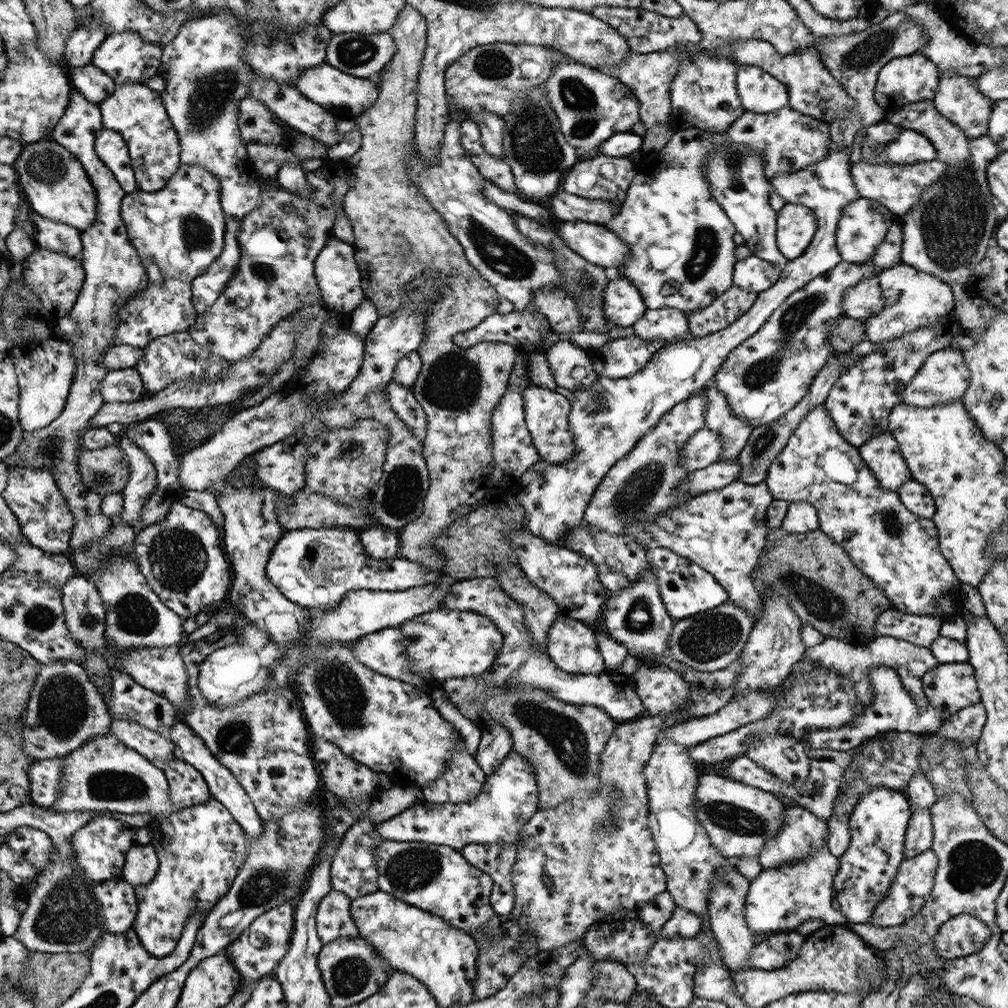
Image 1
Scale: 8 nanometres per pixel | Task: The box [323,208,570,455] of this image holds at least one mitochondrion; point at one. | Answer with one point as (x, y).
(454, 382)

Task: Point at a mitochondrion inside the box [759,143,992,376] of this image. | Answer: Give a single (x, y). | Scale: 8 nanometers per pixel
(954, 216)

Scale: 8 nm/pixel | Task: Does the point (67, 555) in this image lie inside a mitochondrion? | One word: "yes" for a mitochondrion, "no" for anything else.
no

